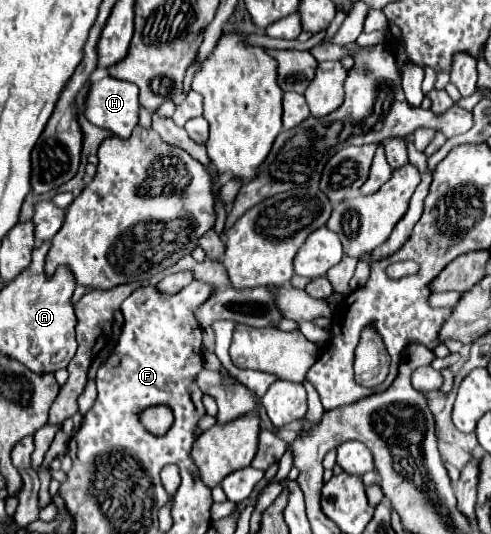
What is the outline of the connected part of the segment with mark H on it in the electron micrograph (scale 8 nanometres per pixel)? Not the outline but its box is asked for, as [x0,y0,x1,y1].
[86,77,138,139]

